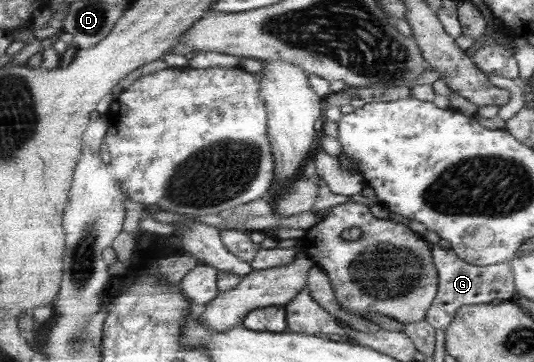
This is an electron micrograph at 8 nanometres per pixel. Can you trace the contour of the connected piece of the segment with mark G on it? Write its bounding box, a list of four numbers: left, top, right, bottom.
[427,245,517,329]

